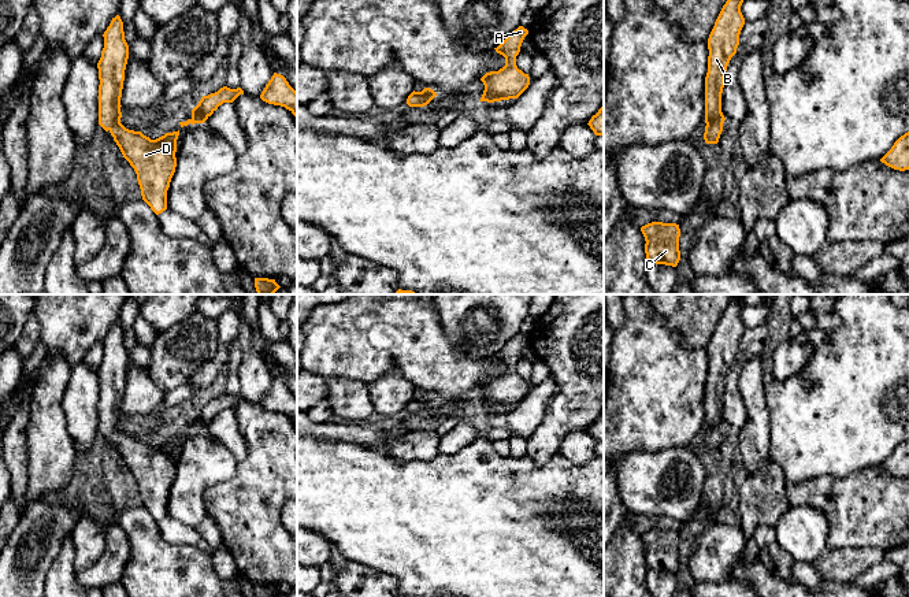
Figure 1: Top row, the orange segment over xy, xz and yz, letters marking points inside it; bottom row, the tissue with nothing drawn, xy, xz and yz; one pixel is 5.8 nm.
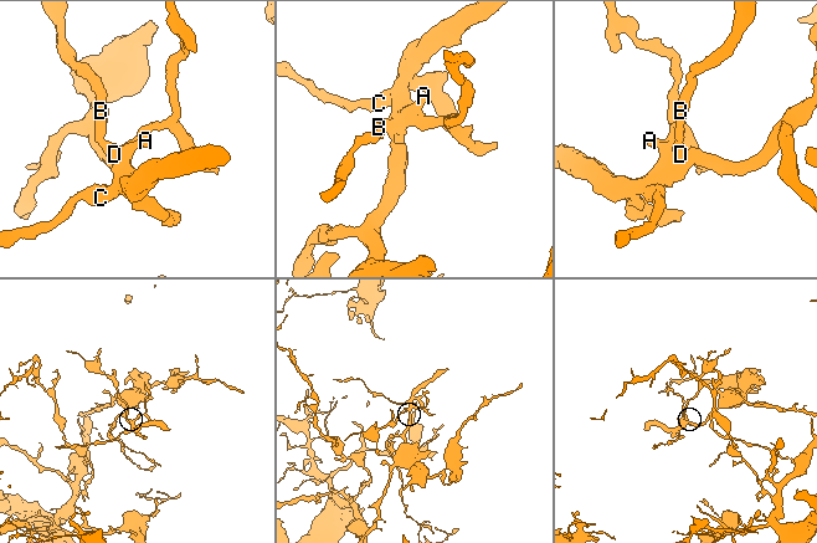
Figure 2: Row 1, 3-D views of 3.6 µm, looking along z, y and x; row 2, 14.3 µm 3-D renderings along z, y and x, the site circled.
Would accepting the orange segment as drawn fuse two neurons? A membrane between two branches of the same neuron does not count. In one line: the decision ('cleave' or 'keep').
keep

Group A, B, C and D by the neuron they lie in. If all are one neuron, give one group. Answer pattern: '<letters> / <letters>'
A B C D

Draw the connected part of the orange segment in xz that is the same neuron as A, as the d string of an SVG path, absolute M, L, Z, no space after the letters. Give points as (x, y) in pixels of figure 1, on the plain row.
M519 333L513 337L496 356L505 364L505 372L498 378L486 379L481 388L485 392L483 401L479 408L501 408L517 405L530 392L528 381L524 381L516 372L516 363L520 359L522 349L528 337Z

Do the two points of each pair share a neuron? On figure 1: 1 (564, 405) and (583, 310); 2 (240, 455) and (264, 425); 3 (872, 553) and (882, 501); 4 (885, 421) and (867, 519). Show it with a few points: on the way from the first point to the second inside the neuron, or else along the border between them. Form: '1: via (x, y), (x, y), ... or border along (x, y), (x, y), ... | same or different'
1: via (568, 382), (568, 347), (579, 333) | same
2: border along (236, 418), (247, 452), (241, 463) | different
3: border along (841, 547), (878, 547), (885, 552) | different
4: border along (879, 464), (856, 470), (846, 477) | different

